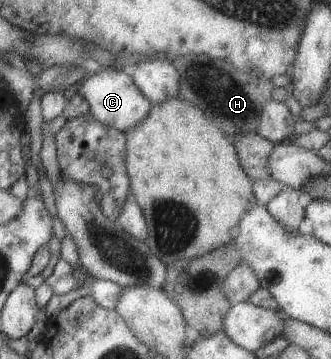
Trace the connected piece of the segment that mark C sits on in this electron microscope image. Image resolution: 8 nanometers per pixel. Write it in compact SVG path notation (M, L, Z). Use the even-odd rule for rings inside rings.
M102 67L100 71L97 71L90 75L80 88L78 94L80 94L90 109L94 119L100 121L108 127L113 127L121 132L126 132L132 129L136 123L140 123L150 107L151 102L142 95L142 92L134 85L132 78L125 69L117 69L114 71L112 67Z

